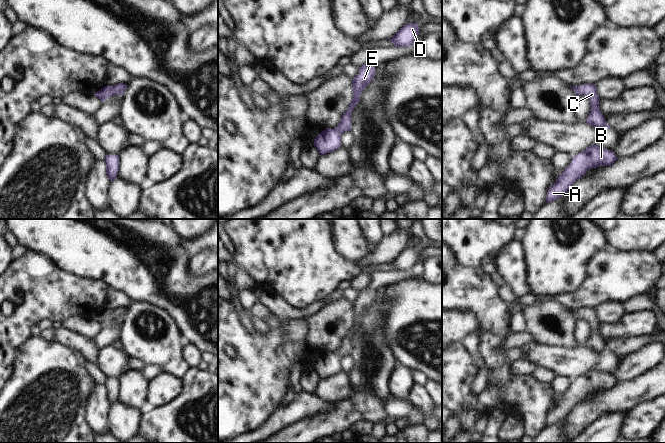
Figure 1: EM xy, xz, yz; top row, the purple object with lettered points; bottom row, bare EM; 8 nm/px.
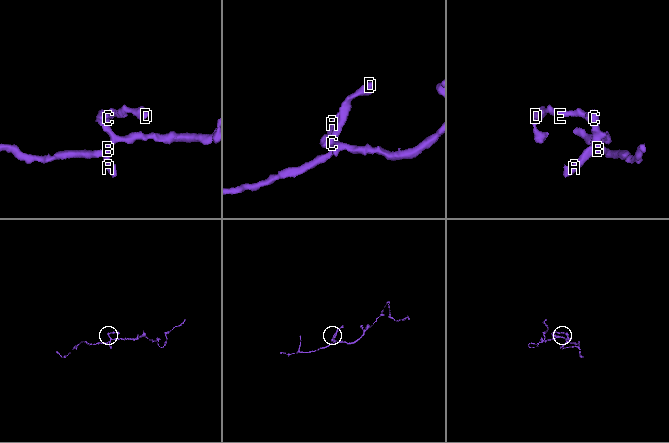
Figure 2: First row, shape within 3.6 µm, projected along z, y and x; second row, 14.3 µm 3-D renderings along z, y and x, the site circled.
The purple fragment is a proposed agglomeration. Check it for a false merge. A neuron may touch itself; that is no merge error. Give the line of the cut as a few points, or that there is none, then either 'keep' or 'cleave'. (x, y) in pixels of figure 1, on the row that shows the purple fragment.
no cut | keep

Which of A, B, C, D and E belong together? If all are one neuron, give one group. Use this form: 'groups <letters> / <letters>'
groups A B C D E

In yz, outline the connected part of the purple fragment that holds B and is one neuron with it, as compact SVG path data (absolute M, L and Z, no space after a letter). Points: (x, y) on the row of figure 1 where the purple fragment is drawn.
M588 146L583 152L572 157L571 163L548 189L545 204L564 196L573 183L585 175L589 169L611 165L617 159L613 151L602 146Z

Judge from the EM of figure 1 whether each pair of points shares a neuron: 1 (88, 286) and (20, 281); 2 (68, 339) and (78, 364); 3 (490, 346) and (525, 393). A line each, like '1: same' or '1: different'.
1: same
2: different
3: same

